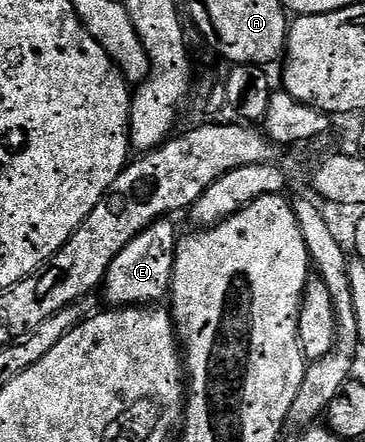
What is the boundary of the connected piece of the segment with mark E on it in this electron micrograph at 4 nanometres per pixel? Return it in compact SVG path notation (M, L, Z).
M165 218L149 225L113 259L105 280L107 299L111 302L108 304L112 308L159 305L170 296L171 282L175 280L175 251L181 238L181 231L171 222L170 218Z

